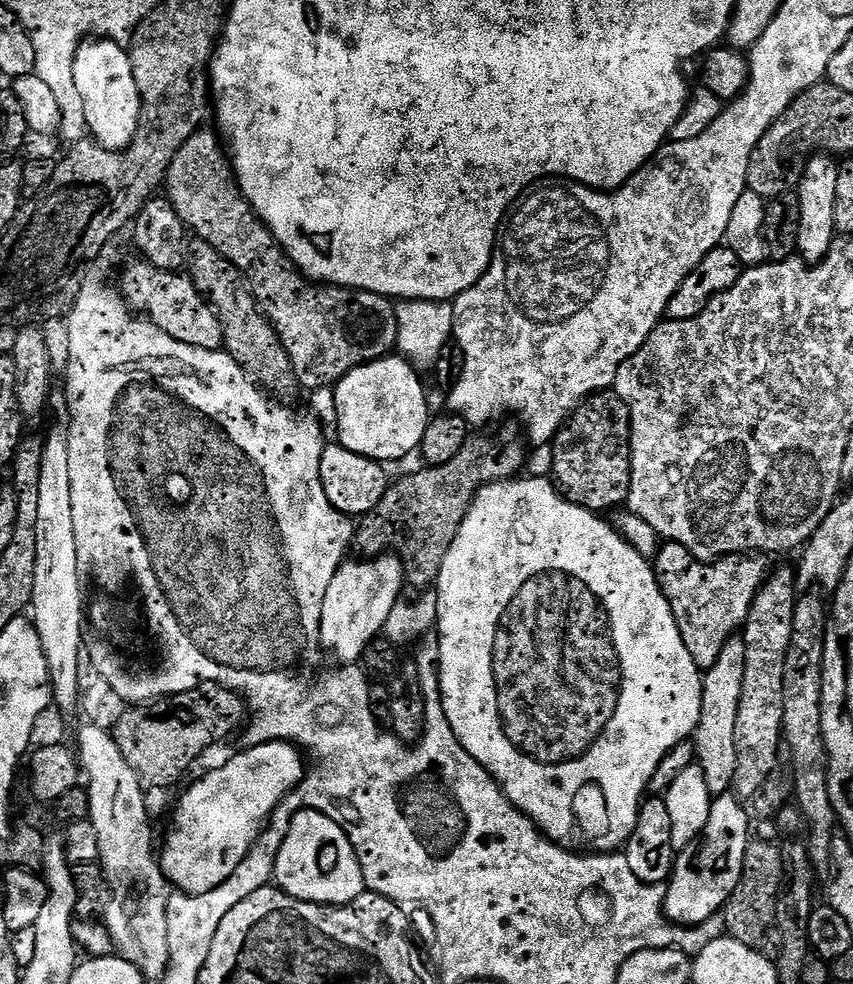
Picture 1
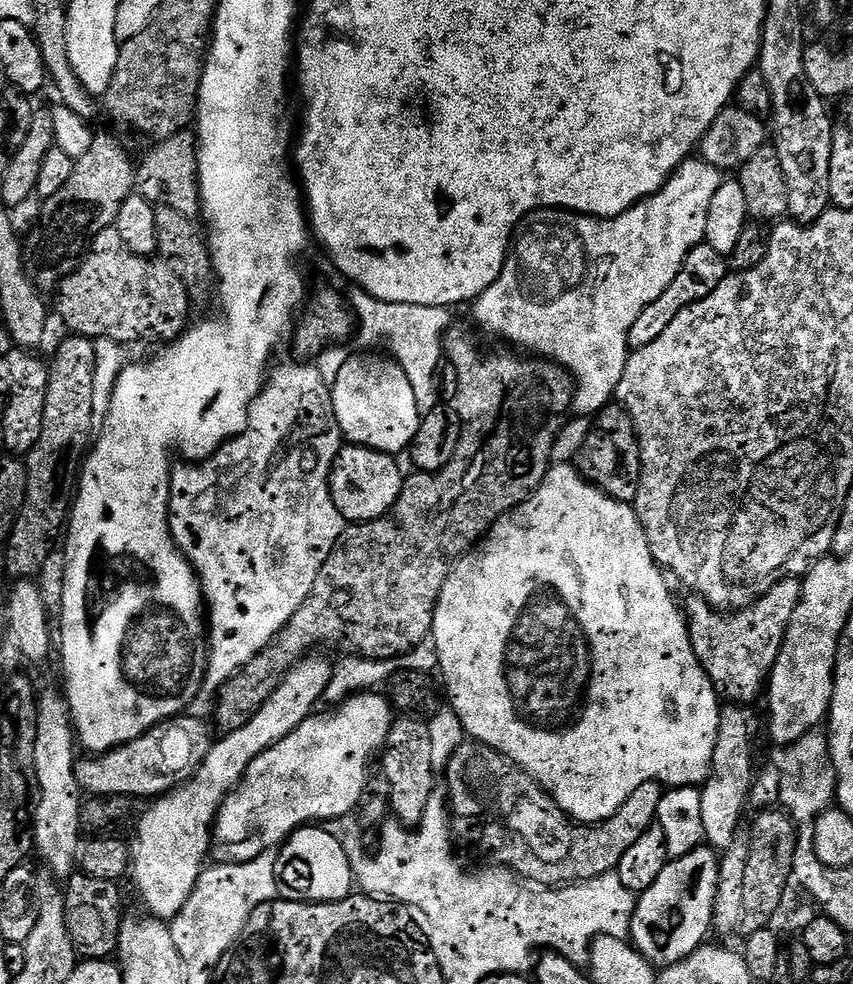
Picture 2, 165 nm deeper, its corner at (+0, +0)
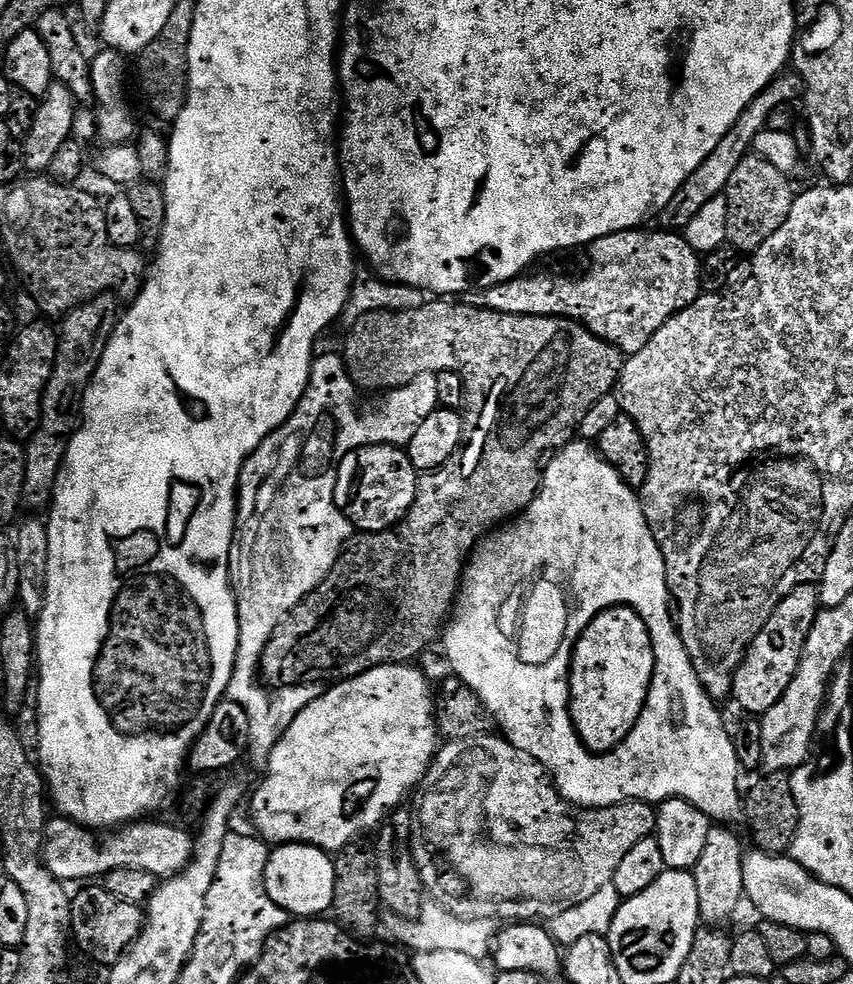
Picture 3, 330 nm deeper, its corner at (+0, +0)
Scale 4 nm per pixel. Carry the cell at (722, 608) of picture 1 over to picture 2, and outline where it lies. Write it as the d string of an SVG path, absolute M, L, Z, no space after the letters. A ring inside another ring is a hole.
M787 576L785 580L779 580L765 596L753 602L750 608L725 614L721 609L711 608L703 598L692 598L688 608L686 604L688 637L694 654L725 701L745 706L759 696L761 699L786 638L790 618L794 618L794 610L798 610L801 594L801 581L797 577Z

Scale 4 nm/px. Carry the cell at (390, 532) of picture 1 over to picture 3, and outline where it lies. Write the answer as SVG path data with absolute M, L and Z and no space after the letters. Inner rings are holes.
M432 298L421 305L420 308L402 309L392 311L390 309L374 310L372 313L363 314L358 318L352 328L347 329L344 340L342 355L344 367L348 370L348 376L357 389L384 388L391 390L401 388L403 384L412 381L414 370L441 370L454 371L461 376L464 383L464 405L462 415L464 418L464 443L441 468L429 472L416 485L416 497L410 506L410 510L403 520L394 528L388 528L385 532L362 532L357 531L344 545L339 558L334 562L328 577L320 585L304 598L274 630L272 637L266 642L264 653L261 654L259 675L269 685L280 686L287 682L289 685L318 684L321 682L339 682L349 680L355 676L361 676L363 672L374 670L383 664L407 664L415 661L424 652L437 643L446 621L454 607L456 593L460 587L460 578L464 575L464 566L468 563L472 549L488 535L489 532L501 527L505 522L511 521L520 515L530 502L538 494L540 483L544 480L544 472L550 466L550 462L561 452L567 444L577 439L582 418L598 402L598 398L609 395L617 387L620 372L624 369L625 355L615 348L610 342L598 338L585 324L579 324L576 320L567 320L561 316L515 316L514 314L502 314L485 308L475 308L463 302L457 302L452 298Z

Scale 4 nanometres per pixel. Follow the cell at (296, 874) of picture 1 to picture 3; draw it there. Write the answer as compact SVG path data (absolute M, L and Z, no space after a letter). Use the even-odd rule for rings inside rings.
M281 844L268 857L264 875L266 894L293 917L323 917L333 907L335 868L333 857L321 848L312 844Z

